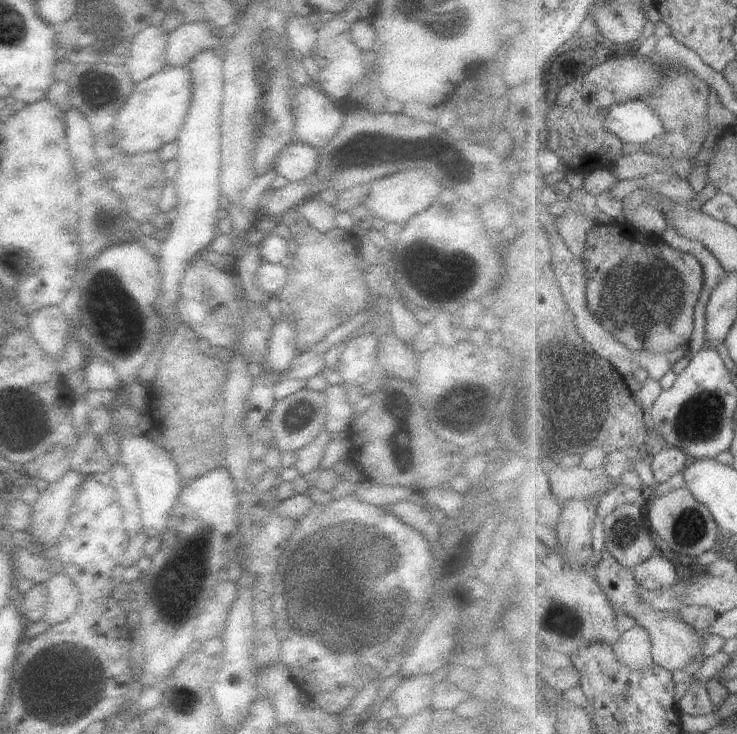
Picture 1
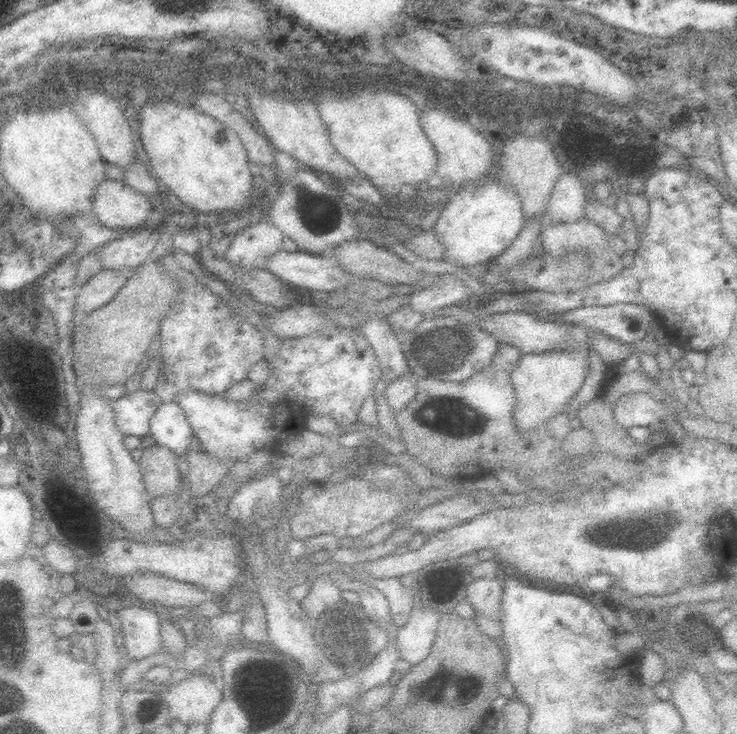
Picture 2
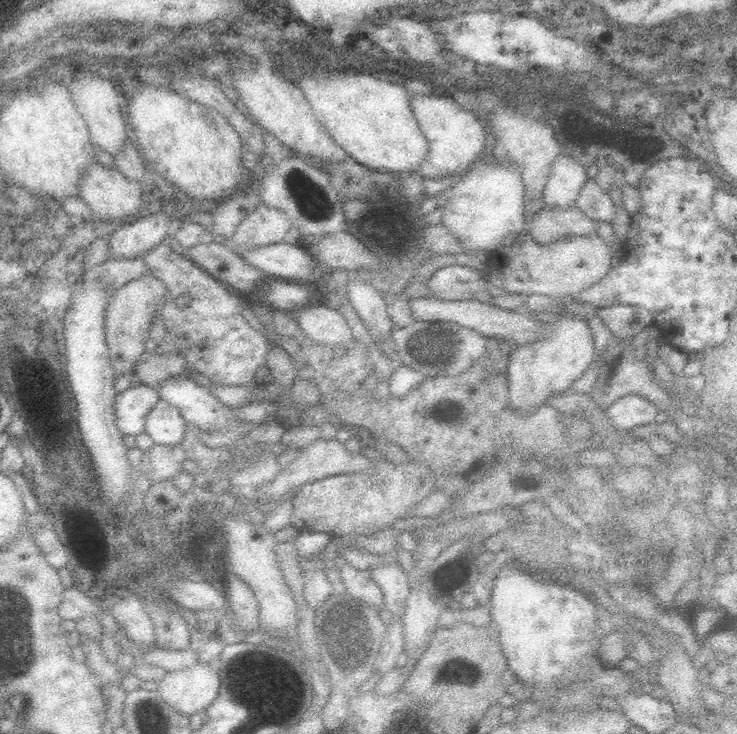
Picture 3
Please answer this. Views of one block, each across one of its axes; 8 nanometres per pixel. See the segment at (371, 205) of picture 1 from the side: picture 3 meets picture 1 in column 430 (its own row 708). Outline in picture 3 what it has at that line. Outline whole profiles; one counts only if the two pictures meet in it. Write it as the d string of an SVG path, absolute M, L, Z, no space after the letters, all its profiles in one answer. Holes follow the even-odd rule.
M194 664L178 672L168 672L158 686L160 696L174 710L190 716L204 710L218 694L220 678L206 664Z

